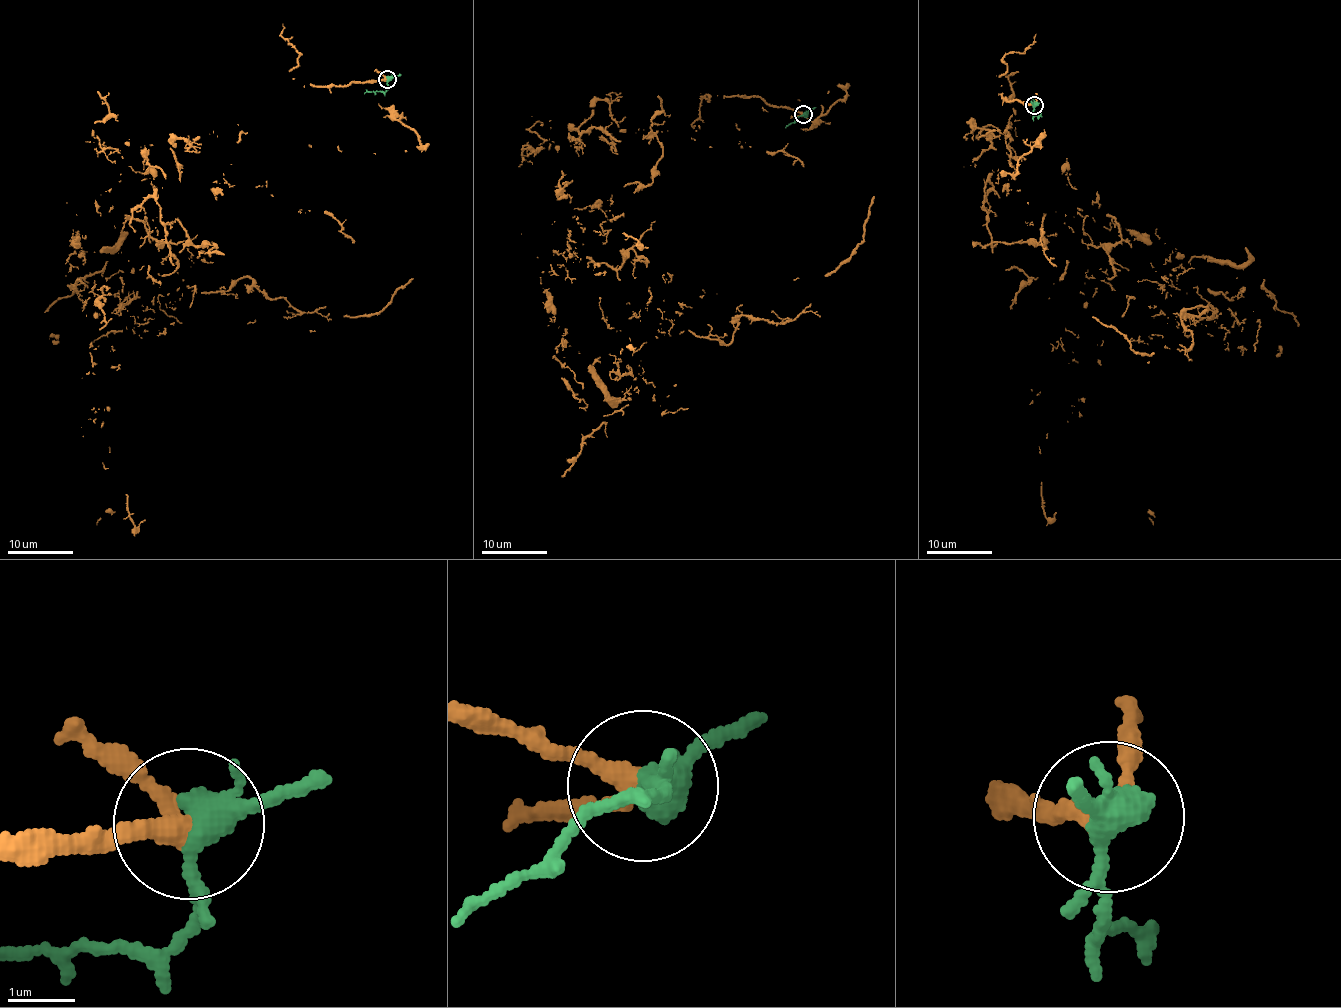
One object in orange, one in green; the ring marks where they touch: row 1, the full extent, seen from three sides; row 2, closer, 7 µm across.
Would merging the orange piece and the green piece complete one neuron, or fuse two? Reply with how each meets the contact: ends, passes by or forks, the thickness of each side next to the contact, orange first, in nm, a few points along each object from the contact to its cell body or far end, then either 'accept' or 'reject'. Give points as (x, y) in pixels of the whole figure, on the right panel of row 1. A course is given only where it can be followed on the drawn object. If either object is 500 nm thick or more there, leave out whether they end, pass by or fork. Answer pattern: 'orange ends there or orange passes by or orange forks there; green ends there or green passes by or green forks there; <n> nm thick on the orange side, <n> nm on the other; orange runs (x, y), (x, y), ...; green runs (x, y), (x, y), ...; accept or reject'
orange passes by; green forks there; 240 nm thick on the orange side, 320 nm on the other; orange runs (1035, 104), (1000, 95), (992, 253), (1080, 214), (1185, 309), (1101, 281), (1061, 338), (1043, 513), (1153, 524); green runs (1035, 104), (1033, 117), (1040, 114), (1041, 117); accept

